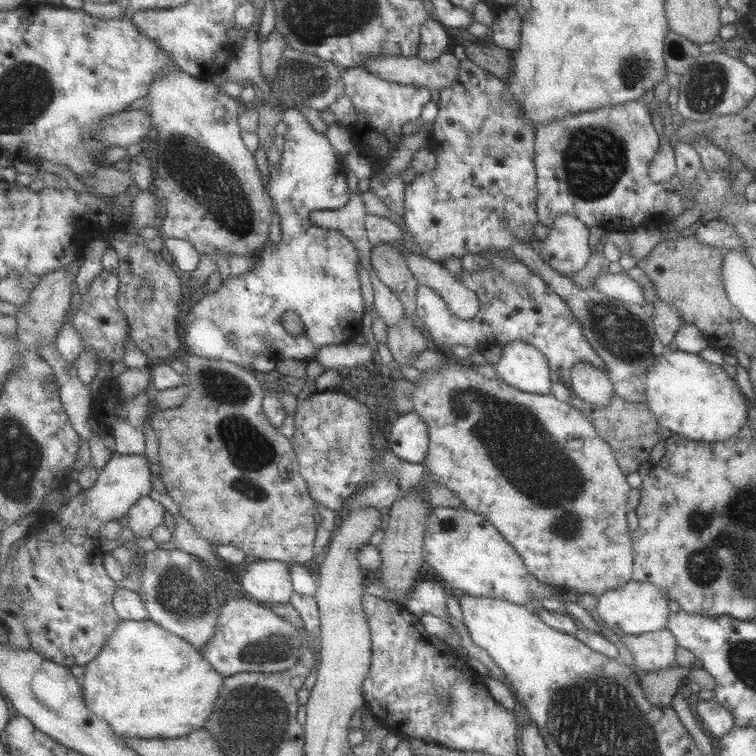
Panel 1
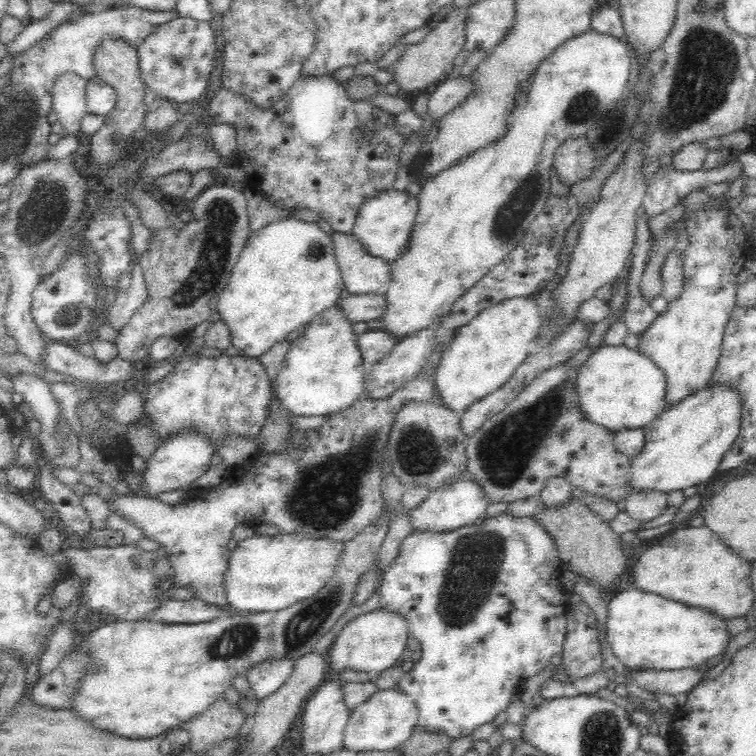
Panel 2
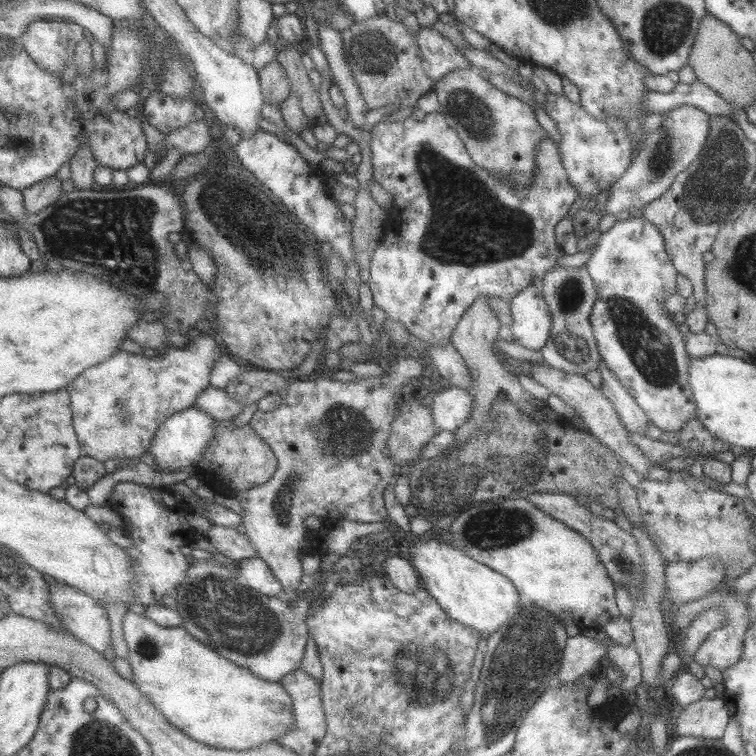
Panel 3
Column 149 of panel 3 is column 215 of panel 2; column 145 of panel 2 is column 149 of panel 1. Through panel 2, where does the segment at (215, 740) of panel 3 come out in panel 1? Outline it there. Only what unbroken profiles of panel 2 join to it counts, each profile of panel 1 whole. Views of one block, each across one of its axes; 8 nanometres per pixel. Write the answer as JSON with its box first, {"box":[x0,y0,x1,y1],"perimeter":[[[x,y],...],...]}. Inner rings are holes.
{"box":[80,620,225,739],"perimeter":[[[124,620],[95,660],[84,666],[80,679],[87,707],[124,739],[173,739],[203,729],[213,713],[225,676],[187,639],[149,620]]]}

